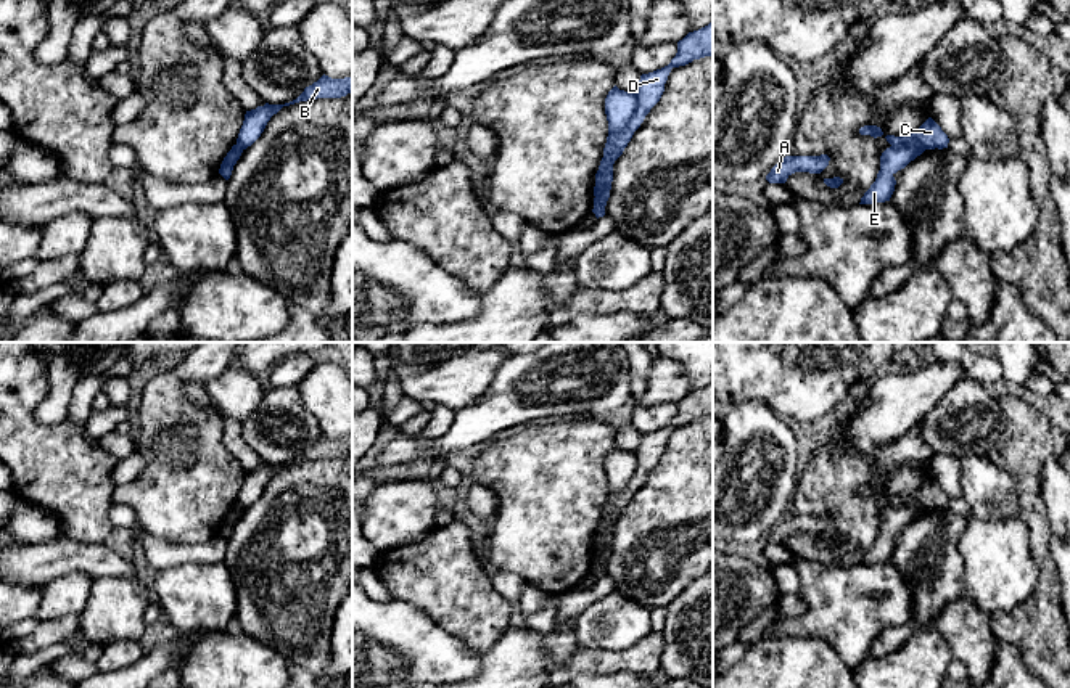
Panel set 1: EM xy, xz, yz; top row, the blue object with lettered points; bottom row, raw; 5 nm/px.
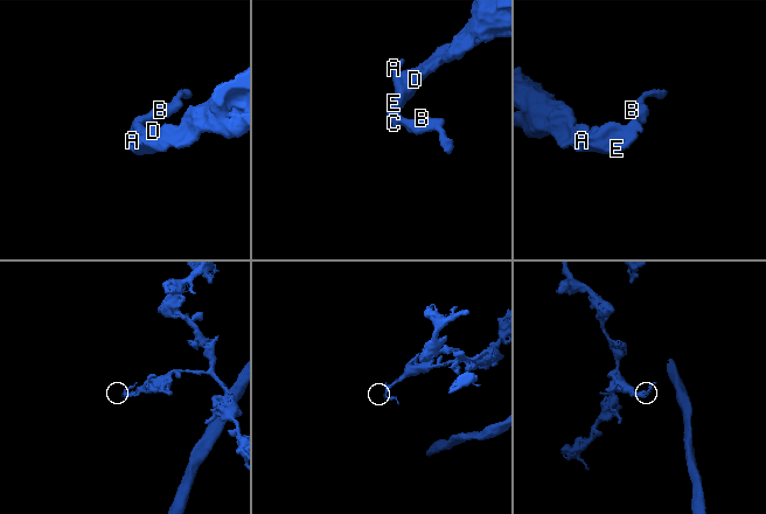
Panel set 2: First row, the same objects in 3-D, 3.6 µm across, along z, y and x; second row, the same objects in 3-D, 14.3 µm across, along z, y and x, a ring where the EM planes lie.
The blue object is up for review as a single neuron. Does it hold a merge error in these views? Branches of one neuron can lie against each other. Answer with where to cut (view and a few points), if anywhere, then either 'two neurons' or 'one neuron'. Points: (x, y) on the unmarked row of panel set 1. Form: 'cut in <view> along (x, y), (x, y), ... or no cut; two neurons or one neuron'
cut in xz along (636, 454), (637, 465), (633, 476), (612, 499), (613, 521); two neurons

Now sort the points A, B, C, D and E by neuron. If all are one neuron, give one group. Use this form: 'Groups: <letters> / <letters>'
Groups: A B C / D E

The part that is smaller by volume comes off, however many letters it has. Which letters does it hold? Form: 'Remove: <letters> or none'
Remove: A, B, C

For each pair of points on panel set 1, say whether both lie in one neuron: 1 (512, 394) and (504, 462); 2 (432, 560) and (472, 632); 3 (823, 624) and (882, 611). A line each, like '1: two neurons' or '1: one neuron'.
1: two neurons
2: one neuron
3: one neuron

